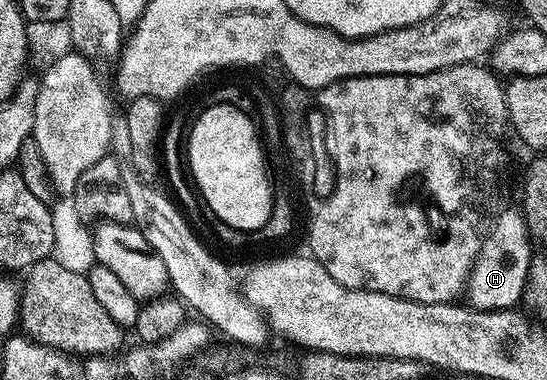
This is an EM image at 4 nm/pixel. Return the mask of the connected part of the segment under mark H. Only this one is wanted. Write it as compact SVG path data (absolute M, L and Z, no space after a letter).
M500 209L495 216L495 224L491 233L483 241L481 252L475 258L471 274L467 278L465 298L474 310L510 310L520 305L525 288L525 280L529 276L529 264L531 263L531 237L527 231L527 222L523 219L518 209Z

